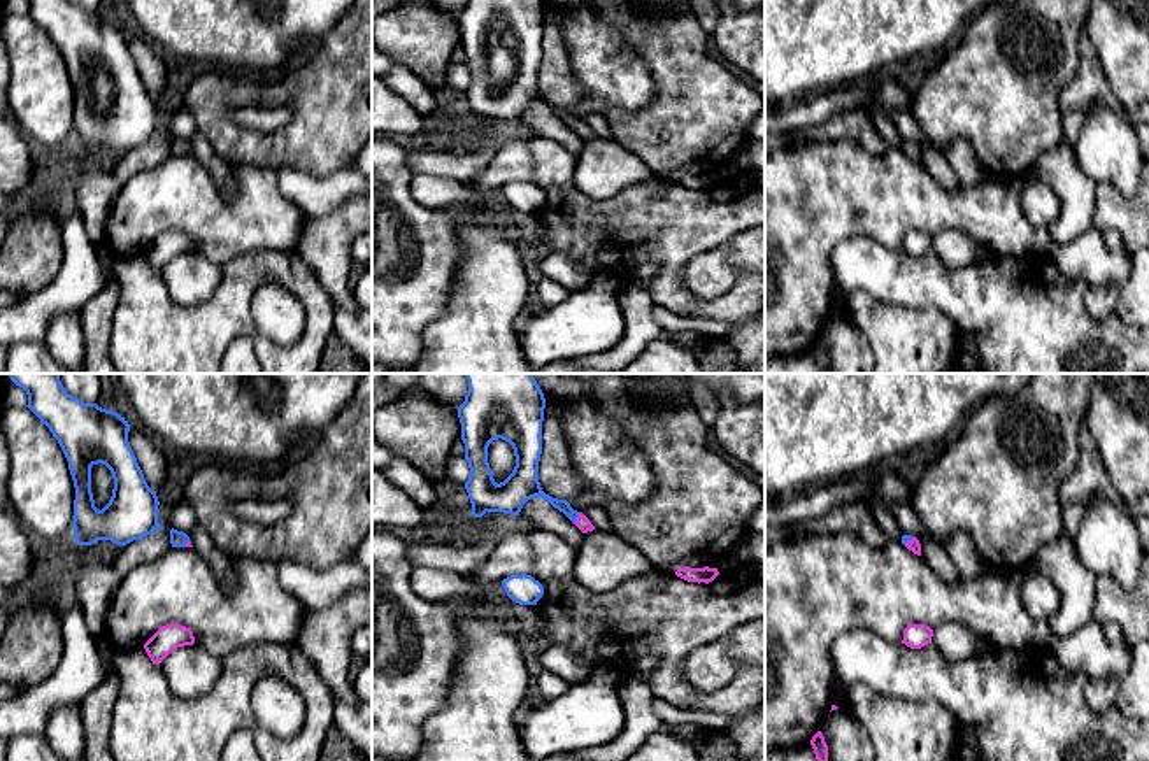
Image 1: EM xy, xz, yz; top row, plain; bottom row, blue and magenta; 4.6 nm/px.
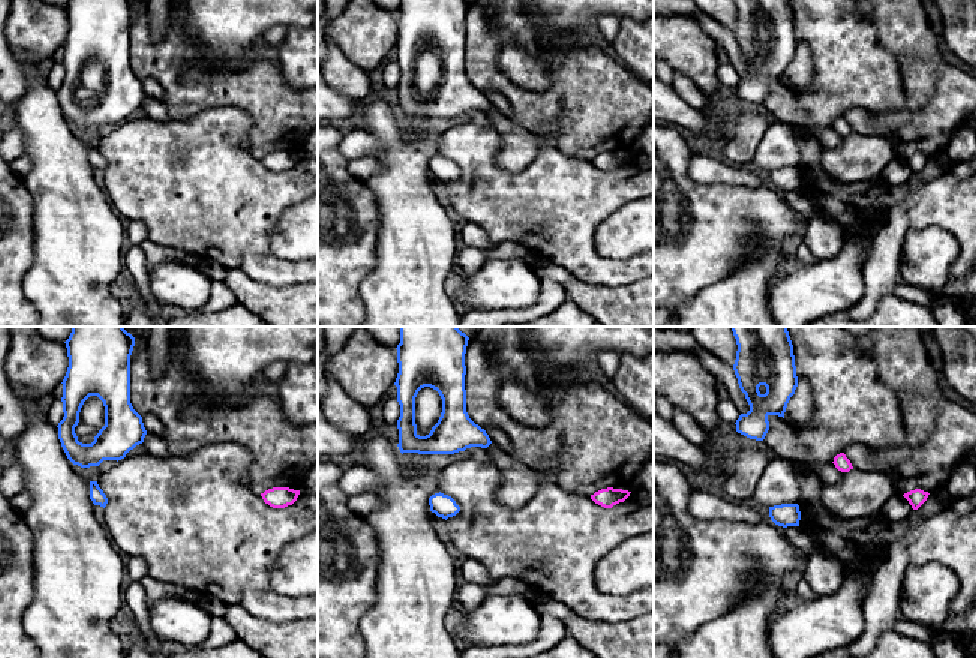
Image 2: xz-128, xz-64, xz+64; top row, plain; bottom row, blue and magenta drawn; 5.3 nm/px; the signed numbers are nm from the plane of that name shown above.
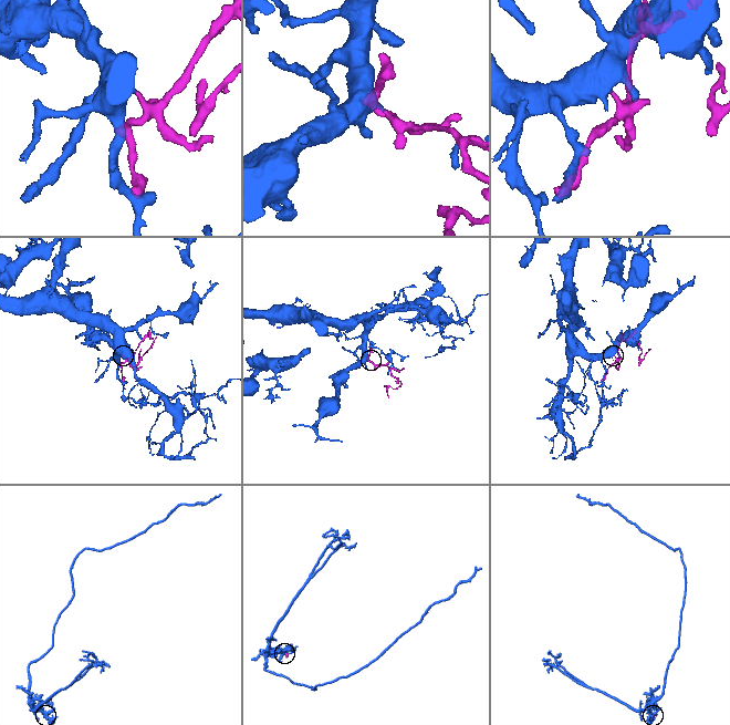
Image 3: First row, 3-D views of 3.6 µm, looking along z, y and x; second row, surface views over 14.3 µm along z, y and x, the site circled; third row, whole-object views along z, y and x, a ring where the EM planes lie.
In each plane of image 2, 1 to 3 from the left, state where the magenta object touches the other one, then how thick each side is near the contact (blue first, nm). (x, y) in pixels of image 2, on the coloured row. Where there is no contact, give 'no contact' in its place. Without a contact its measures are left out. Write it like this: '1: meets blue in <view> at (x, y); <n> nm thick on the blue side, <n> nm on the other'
1: no contact
2: no contact
3: no contact

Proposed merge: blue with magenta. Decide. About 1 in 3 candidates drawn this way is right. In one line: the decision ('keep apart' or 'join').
join

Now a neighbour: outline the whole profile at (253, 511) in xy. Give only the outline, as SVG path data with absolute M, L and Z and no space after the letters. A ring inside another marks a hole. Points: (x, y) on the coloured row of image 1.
M242 500L233 507L233 514L247 523L268 526L284 519L291 510L288 500L261 501L261 500Z

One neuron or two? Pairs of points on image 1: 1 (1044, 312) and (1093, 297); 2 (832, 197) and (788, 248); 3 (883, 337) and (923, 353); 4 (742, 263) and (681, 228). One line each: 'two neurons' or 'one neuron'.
1: two neurons
2: one neuron
3: one neuron
4: two neurons

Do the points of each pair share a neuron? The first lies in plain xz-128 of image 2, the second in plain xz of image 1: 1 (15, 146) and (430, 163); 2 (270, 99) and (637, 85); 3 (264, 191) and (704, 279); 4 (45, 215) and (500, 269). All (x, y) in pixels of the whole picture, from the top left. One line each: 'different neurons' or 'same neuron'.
1: same neuron
2: different neurons
3: different neurons
4: same neuron

